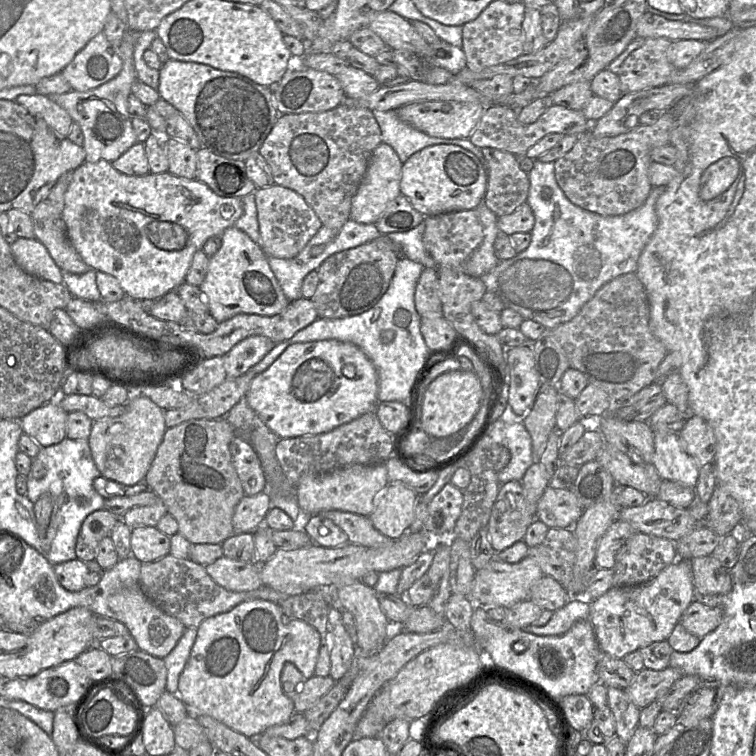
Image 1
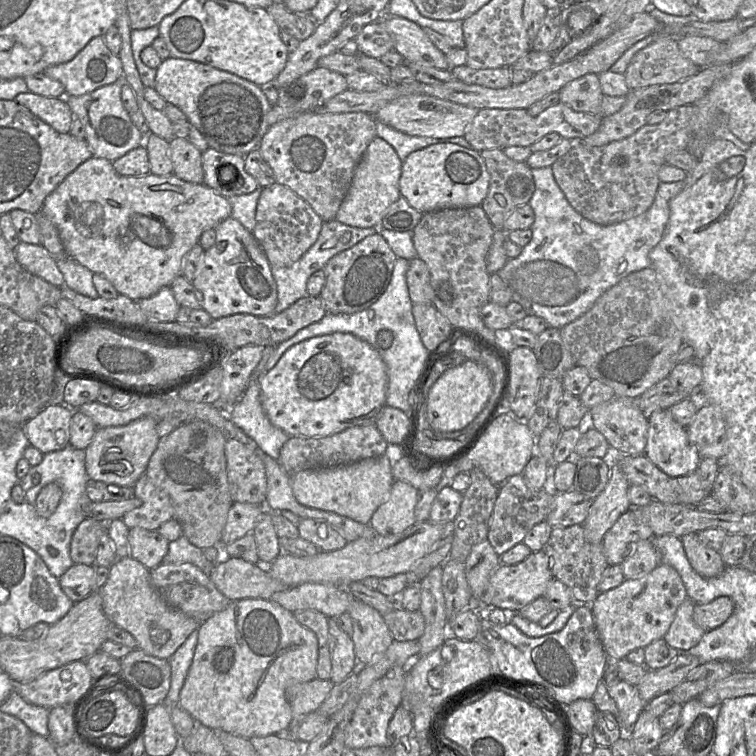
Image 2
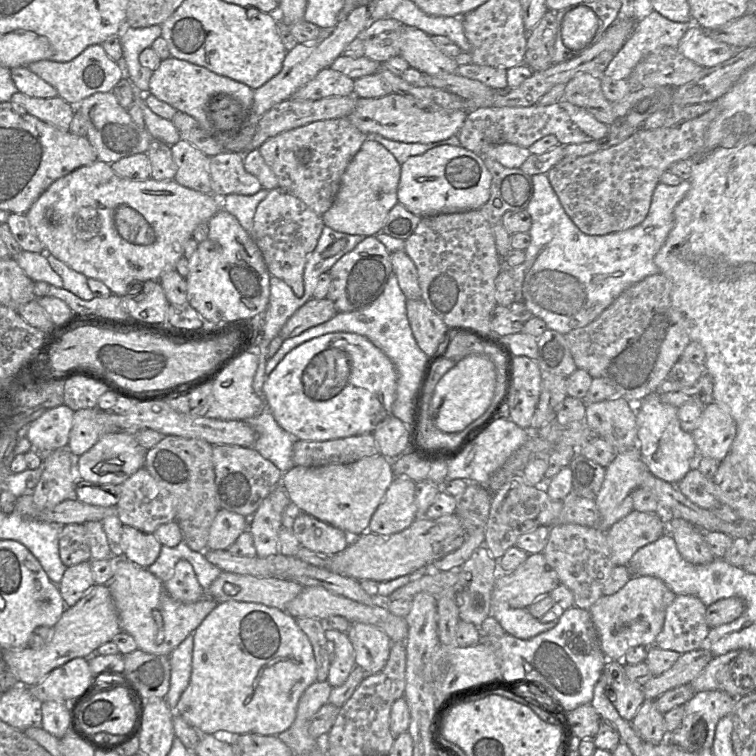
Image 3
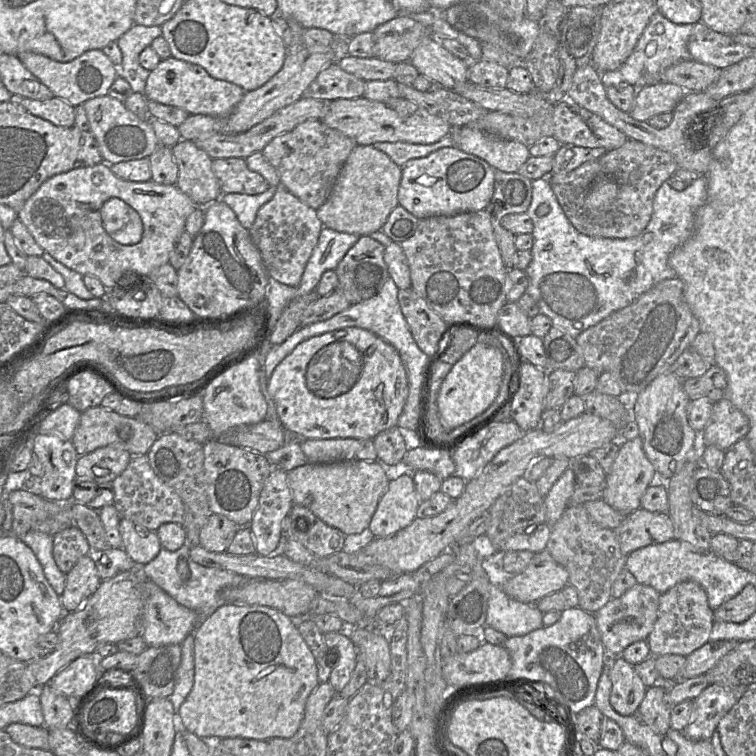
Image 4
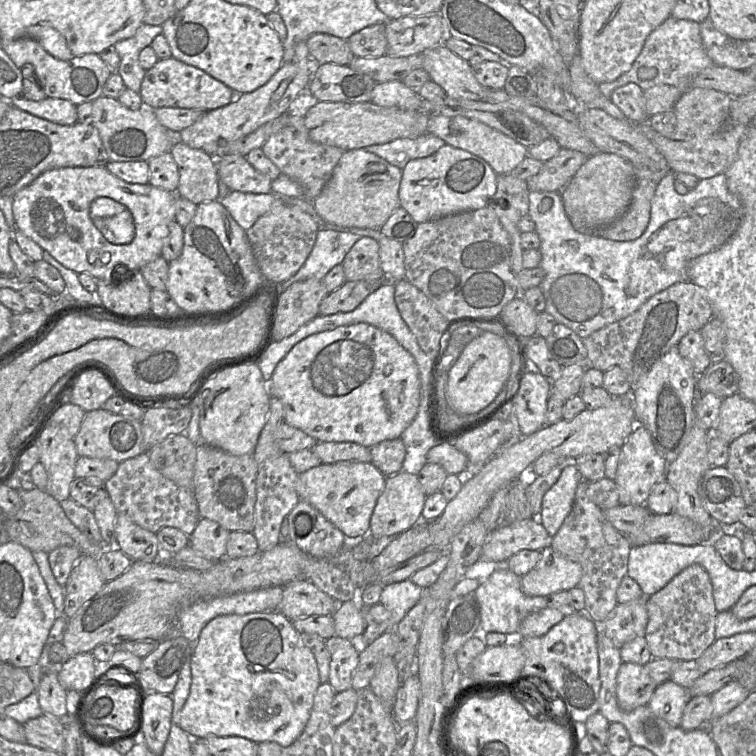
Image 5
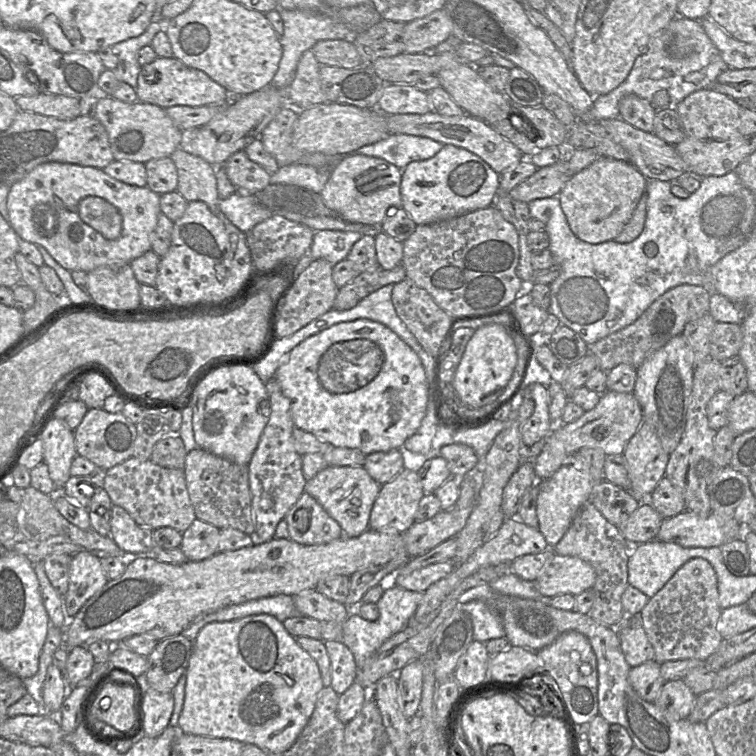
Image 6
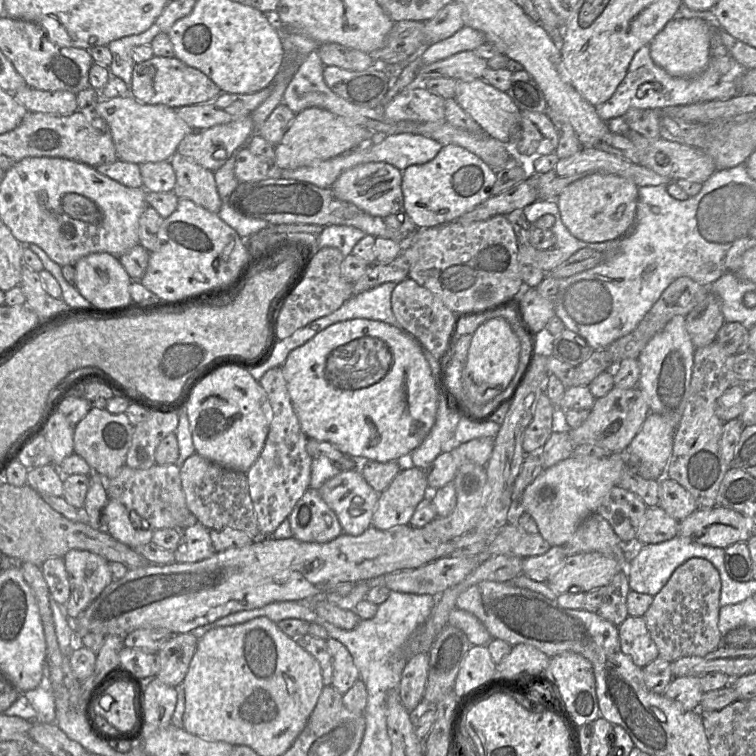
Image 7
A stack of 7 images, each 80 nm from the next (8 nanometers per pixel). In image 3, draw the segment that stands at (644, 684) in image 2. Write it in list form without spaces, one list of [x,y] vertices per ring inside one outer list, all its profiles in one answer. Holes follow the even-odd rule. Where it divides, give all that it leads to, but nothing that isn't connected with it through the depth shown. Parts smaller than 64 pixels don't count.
[[[706,649],[682,653],[667,671],[654,675],[643,685],[645,699],[656,699],[668,690],[691,683],[715,656]]]

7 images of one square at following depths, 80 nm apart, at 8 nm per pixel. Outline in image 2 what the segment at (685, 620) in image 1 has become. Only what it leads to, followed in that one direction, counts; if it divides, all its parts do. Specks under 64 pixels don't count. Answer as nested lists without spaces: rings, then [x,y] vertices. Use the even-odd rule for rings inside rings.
[[[722,596],[707,604],[695,604],[693,618],[695,623],[707,632],[725,623],[733,614],[734,609],[734,601]]]

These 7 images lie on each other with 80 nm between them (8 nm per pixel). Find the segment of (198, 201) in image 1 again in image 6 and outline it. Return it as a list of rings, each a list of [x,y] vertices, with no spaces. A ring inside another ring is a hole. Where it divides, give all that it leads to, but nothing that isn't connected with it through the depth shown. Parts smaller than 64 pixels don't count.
[[[46,162],[9,187],[9,224],[21,239],[41,245],[68,271],[90,272],[105,264],[129,264],[151,250],[150,234],[162,213],[159,194],[146,187],[121,182],[103,169],[61,162]]]

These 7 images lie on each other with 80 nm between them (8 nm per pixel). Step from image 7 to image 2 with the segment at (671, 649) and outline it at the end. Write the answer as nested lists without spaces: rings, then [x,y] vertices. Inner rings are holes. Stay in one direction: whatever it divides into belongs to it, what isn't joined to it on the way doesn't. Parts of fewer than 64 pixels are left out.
[[[689,598],[685,600],[678,607],[675,618],[663,637],[671,647],[680,652],[688,651],[697,646],[706,633],[694,621],[694,608],[695,602]]]

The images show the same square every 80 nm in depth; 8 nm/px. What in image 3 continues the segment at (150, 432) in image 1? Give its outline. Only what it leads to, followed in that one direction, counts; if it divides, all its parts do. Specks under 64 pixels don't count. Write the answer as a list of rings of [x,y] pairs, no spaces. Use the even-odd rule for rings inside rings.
[[[128,432],[103,436],[87,452],[78,457],[78,472],[82,479],[98,484],[121,485],[130,476],[145,466],[147,449],[141,446]]]

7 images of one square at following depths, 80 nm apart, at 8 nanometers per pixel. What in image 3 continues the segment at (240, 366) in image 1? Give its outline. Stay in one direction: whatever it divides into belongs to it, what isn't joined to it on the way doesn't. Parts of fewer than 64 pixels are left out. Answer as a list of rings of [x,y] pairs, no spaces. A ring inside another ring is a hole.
[[[243,350],[231,359],[212,385],[213,401],[206,416],[221,420],[245,420],[259,415],[263,403],[252,387],[257,367],[258,357],[250,350]]]

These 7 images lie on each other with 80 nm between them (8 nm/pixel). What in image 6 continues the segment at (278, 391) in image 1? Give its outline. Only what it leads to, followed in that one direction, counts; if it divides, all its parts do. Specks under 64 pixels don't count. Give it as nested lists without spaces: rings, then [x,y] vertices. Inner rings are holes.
[[[369,319],[340,322],[326,330],[312,335],[294,347],[286,356],[274,377],[280,384],[283,394],[289,399],[294,425],[335,447],[358,449],[365,455],[374,452],[387,452],[400,449],[404,442],[419,429],[426,414],[428,403],[428,383],[419,356],[395,332],[387,326]]]

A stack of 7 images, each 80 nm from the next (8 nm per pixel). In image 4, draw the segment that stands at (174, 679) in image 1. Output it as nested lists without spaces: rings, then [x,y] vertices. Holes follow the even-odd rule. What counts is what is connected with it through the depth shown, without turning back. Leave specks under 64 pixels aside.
[[[194,633],[181,643],[181,664],[172,695],[169,697],[178,719],[181,704],[185,701],[194,684]]]

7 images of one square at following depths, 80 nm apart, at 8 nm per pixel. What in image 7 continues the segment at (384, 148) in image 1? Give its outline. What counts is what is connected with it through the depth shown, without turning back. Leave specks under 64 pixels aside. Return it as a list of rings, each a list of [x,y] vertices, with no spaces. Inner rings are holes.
[[[370,162],[344,171],[331,186],[334,196],[372,215],[385,218],[403,209],[402,171],[385,162]]]

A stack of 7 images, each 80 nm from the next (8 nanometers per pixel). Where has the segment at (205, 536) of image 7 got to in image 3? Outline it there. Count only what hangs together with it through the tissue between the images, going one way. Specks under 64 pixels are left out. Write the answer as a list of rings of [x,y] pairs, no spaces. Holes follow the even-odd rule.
[[[220,509],[209,531],[207,548],[227,550],[248,529],[250,518]]]

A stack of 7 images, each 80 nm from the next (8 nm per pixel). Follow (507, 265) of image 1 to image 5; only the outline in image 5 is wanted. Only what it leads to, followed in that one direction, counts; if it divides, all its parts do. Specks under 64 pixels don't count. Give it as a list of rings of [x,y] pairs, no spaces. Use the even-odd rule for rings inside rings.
[[[669,172],[665,177],[661,179],[659,184],[657,185],[655,194],[651,202],[651,217],[649,224],[644,233],[639,238],[631,241],[614,241],[603,238],[599,235],[582,234],[574,229],[568,216],[566,215],[560,192],[532,191],[529,193],[529,207],[527,215],[530,216],[530,218],[534,221],[535,232],[538,234],[540,239],[539,251],[541,252],[541,262],[539,267],[543,269],[545,273],[544,279],[538,287],[541,289],[545,298],[545,311],[554,317],[556,324],[565,325],[573,332],[575,332],[579,337],[584,339],[591,335],[593,332],[603,328],[604,326],[621,320],[632,314],[656,293],[668,288],[669,286],[677,282],[690,281],[688,273],[688,267],[690,262],[700,255],[712,252],[720,248],[733,237],[742,222],[743,208],[741,201],[738,199],[738,197],[736,197],[729,191],[727,186],[727,177],[724,173],[709,178],[700,179],[696,187],[690,189],[689,192],[686,194],[679,194],[675,190],[675,181],[676,177],[675,173],[673,172]],[[547,198],[552,200],[552,205],[549,208],[549,211],[545,213],[540,213],[538,211],[538,205],[542,203],[544,199]]]

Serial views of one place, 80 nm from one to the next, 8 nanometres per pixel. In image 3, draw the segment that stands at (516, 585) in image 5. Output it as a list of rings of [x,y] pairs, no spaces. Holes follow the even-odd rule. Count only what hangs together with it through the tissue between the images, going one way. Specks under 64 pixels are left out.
[[[491,599],[490,615],[499,622],[507,634],[521,640],[531,639],[553,629],[559,620],[542,623],[533,617],[526,608],[511,608],[493,599]]]

